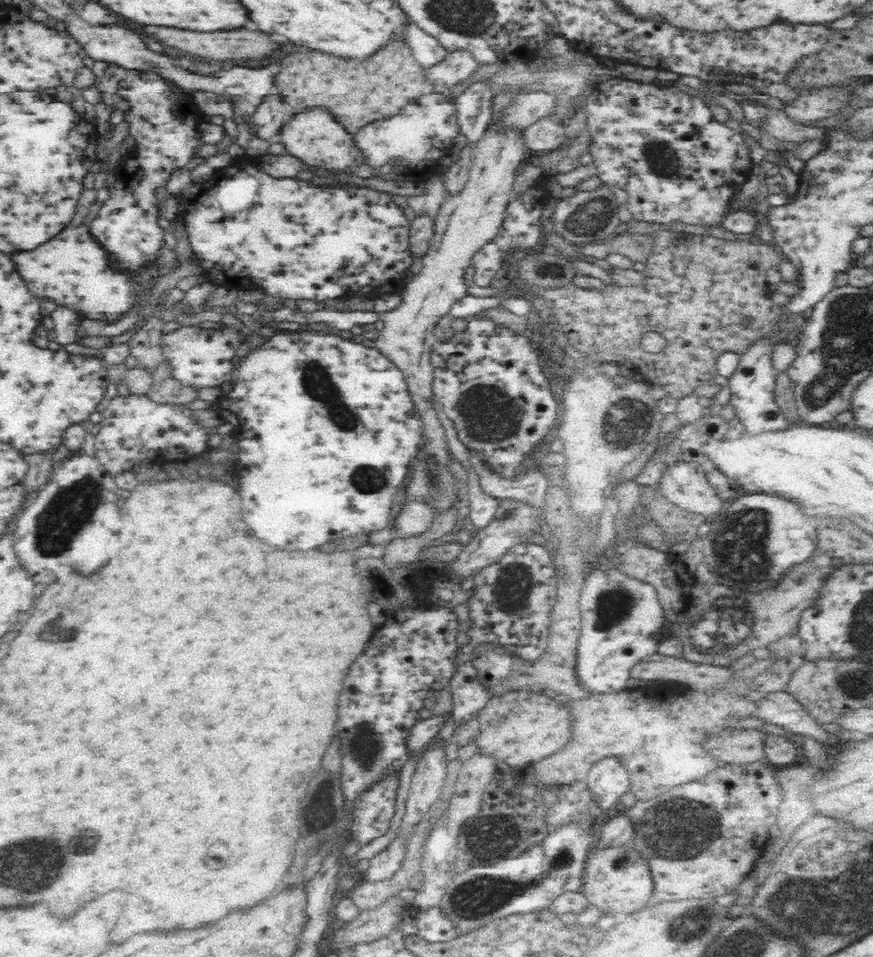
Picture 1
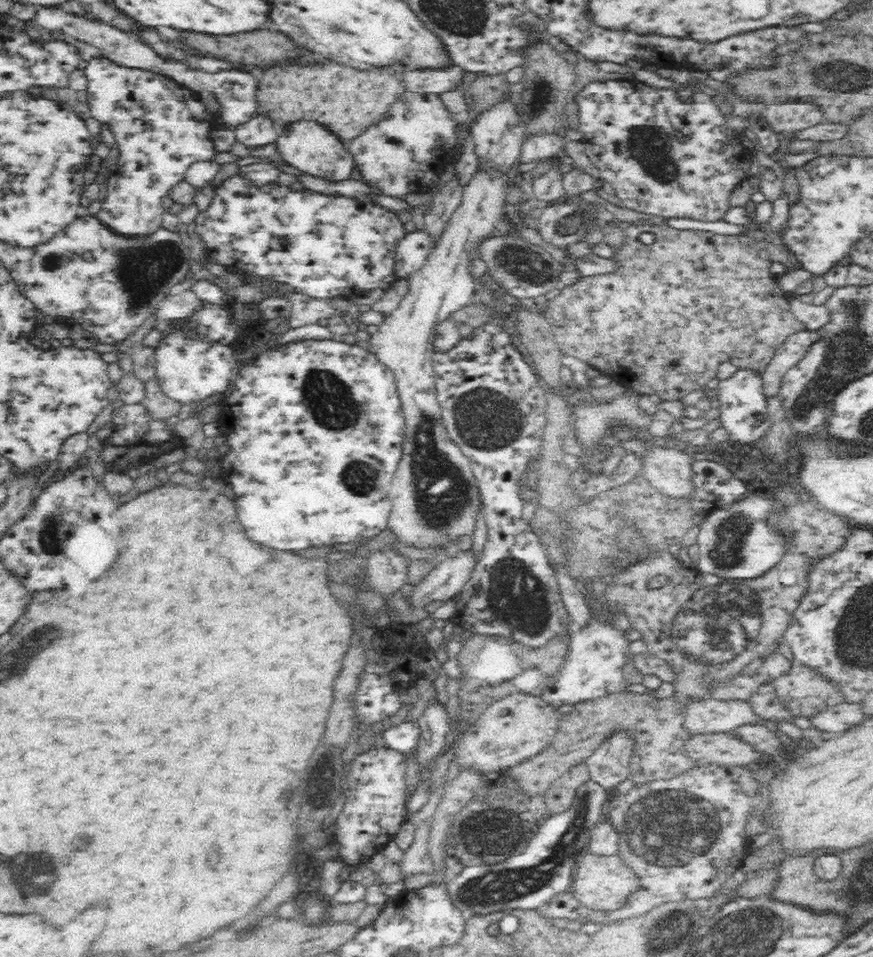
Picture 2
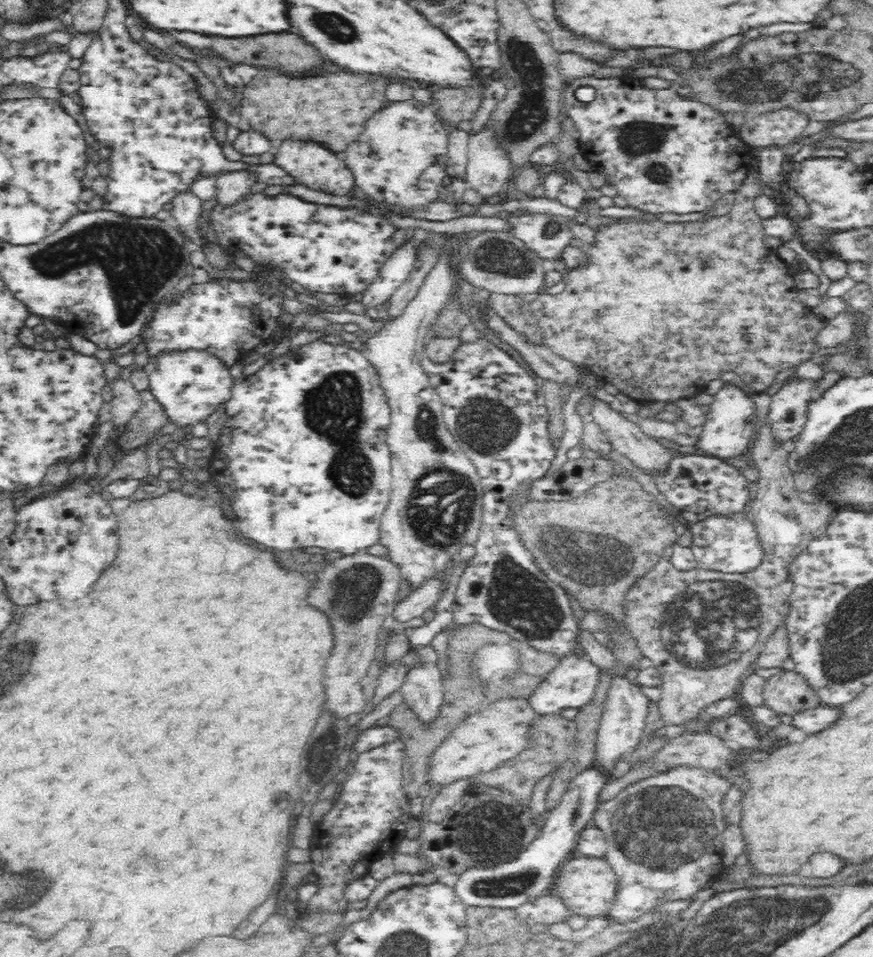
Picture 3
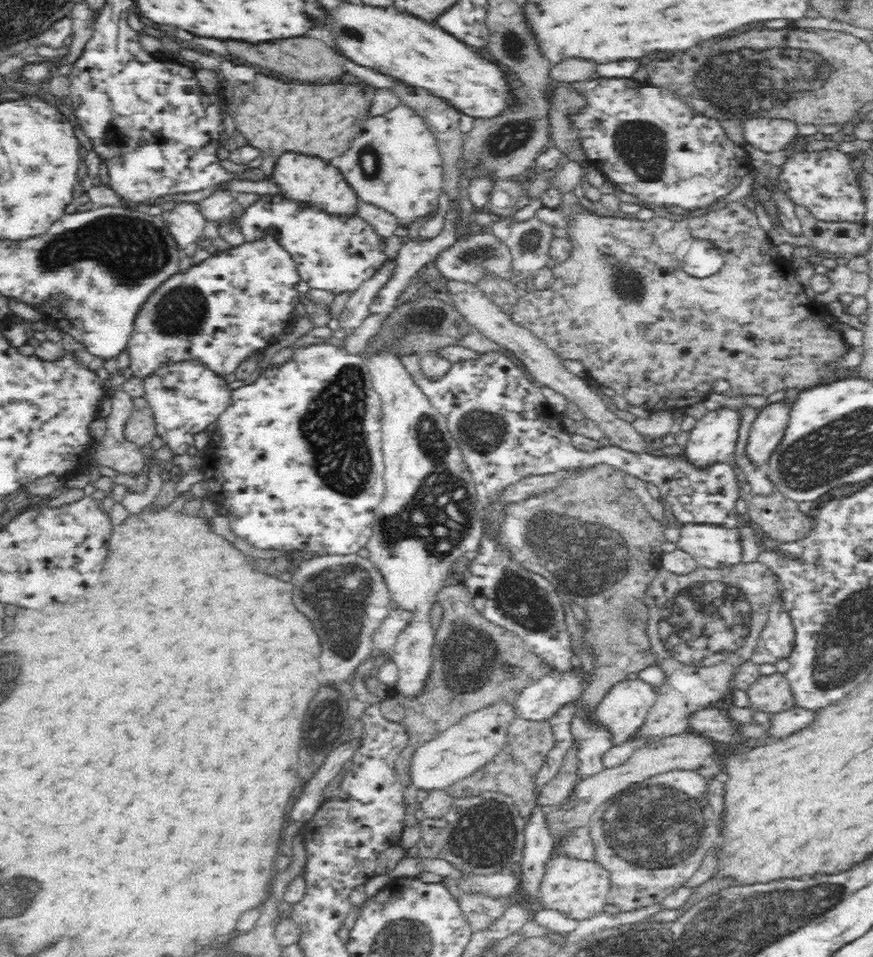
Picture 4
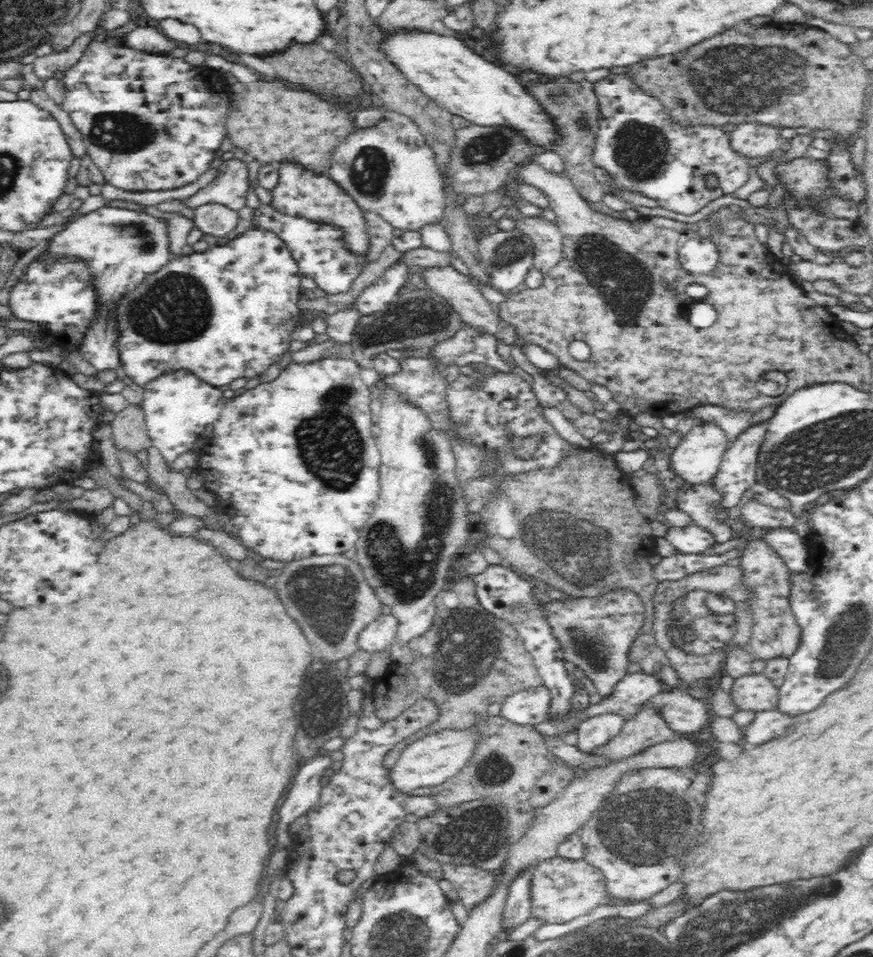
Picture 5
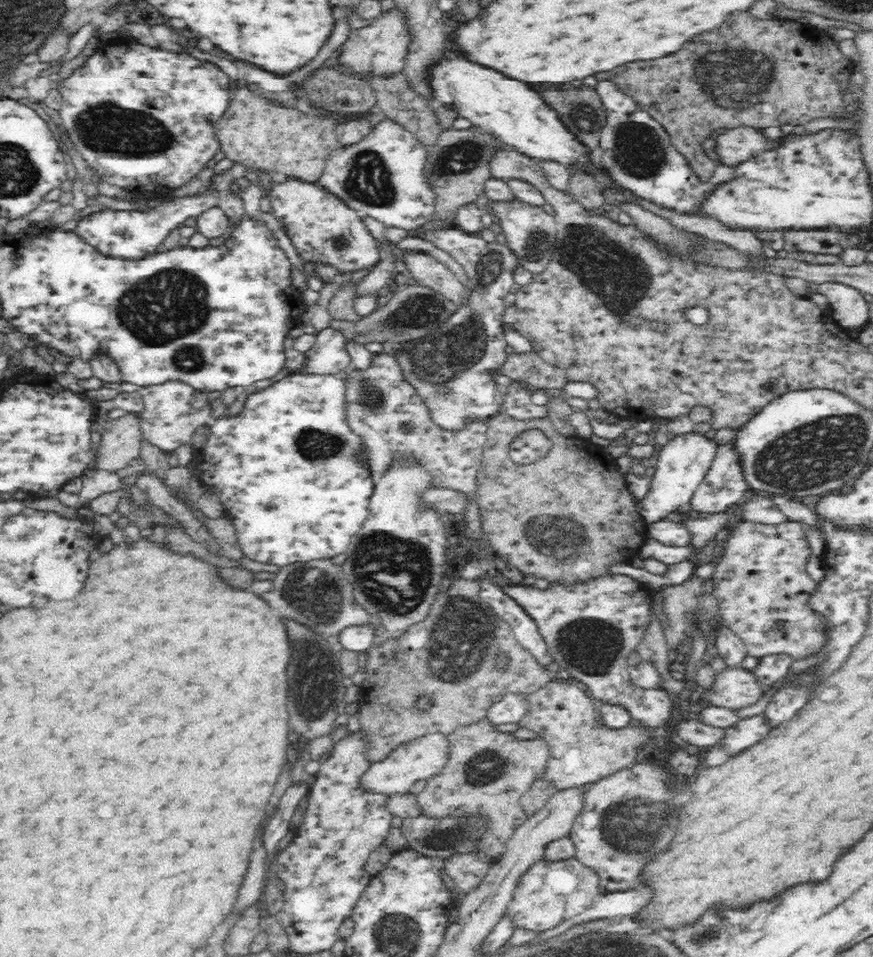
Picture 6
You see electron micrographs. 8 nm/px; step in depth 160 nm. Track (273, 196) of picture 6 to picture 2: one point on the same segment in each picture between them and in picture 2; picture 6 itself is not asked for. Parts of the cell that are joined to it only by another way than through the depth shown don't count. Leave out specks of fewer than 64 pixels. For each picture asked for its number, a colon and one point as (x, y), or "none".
2: (307, 145)
3: (313, 165)
4: (307, 179)
5: (299, 192)

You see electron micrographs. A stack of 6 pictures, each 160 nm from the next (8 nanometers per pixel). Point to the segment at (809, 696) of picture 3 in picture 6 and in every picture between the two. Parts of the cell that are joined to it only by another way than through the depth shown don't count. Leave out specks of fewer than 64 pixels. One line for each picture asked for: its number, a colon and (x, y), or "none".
4: (773, 693)
5: (757, 692)
6: (737, 688)

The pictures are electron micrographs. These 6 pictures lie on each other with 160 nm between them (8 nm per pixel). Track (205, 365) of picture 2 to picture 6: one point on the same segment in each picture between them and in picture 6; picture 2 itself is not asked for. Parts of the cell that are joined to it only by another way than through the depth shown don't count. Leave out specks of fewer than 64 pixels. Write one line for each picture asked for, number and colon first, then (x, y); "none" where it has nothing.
3: (191, 383)
4: (185, 397)
5: (180, 407)
6: (173, 410)

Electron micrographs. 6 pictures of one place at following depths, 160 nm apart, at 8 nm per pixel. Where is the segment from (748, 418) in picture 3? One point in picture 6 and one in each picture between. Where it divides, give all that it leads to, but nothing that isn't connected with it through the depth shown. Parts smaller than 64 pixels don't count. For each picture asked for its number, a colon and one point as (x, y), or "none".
4: (714, 438)
5: (697, 458)
6: (682, 463)

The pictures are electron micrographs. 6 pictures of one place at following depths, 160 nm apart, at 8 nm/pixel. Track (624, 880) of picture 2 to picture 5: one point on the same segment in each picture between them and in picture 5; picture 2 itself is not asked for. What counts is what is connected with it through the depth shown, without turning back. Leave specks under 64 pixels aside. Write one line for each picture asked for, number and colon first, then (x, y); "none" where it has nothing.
3: (588, 885)
4: (580, 888)
5: (562, 889)

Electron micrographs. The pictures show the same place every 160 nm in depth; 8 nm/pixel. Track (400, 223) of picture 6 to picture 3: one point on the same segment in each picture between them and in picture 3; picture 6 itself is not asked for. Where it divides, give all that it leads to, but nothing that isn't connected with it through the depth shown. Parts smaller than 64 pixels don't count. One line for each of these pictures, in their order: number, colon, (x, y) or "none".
3: (400, 159)
4: (404, 177)
5: (388, 168)

